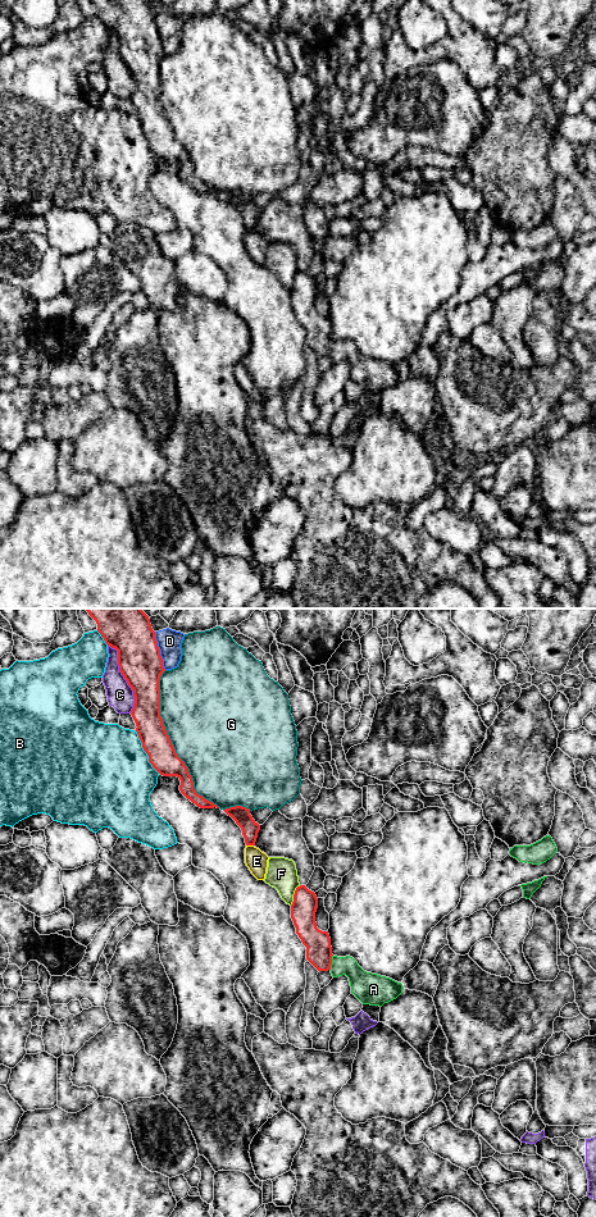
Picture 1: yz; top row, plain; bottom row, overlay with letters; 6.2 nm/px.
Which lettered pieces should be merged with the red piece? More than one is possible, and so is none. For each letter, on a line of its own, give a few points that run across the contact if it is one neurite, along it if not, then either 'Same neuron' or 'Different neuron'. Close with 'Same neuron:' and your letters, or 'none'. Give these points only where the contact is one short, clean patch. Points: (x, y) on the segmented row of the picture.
A: Line: yz (318, 943), (318, 949), (331, 962), (345, 966), (363, 984). Same neuron
B: Different neuron
C: Different neuron
D: Different neuron
E: Line: yz (246, 844), (253, 846). Different neuron
F: Different neuron
G: Different neuron
Same neuron: A

